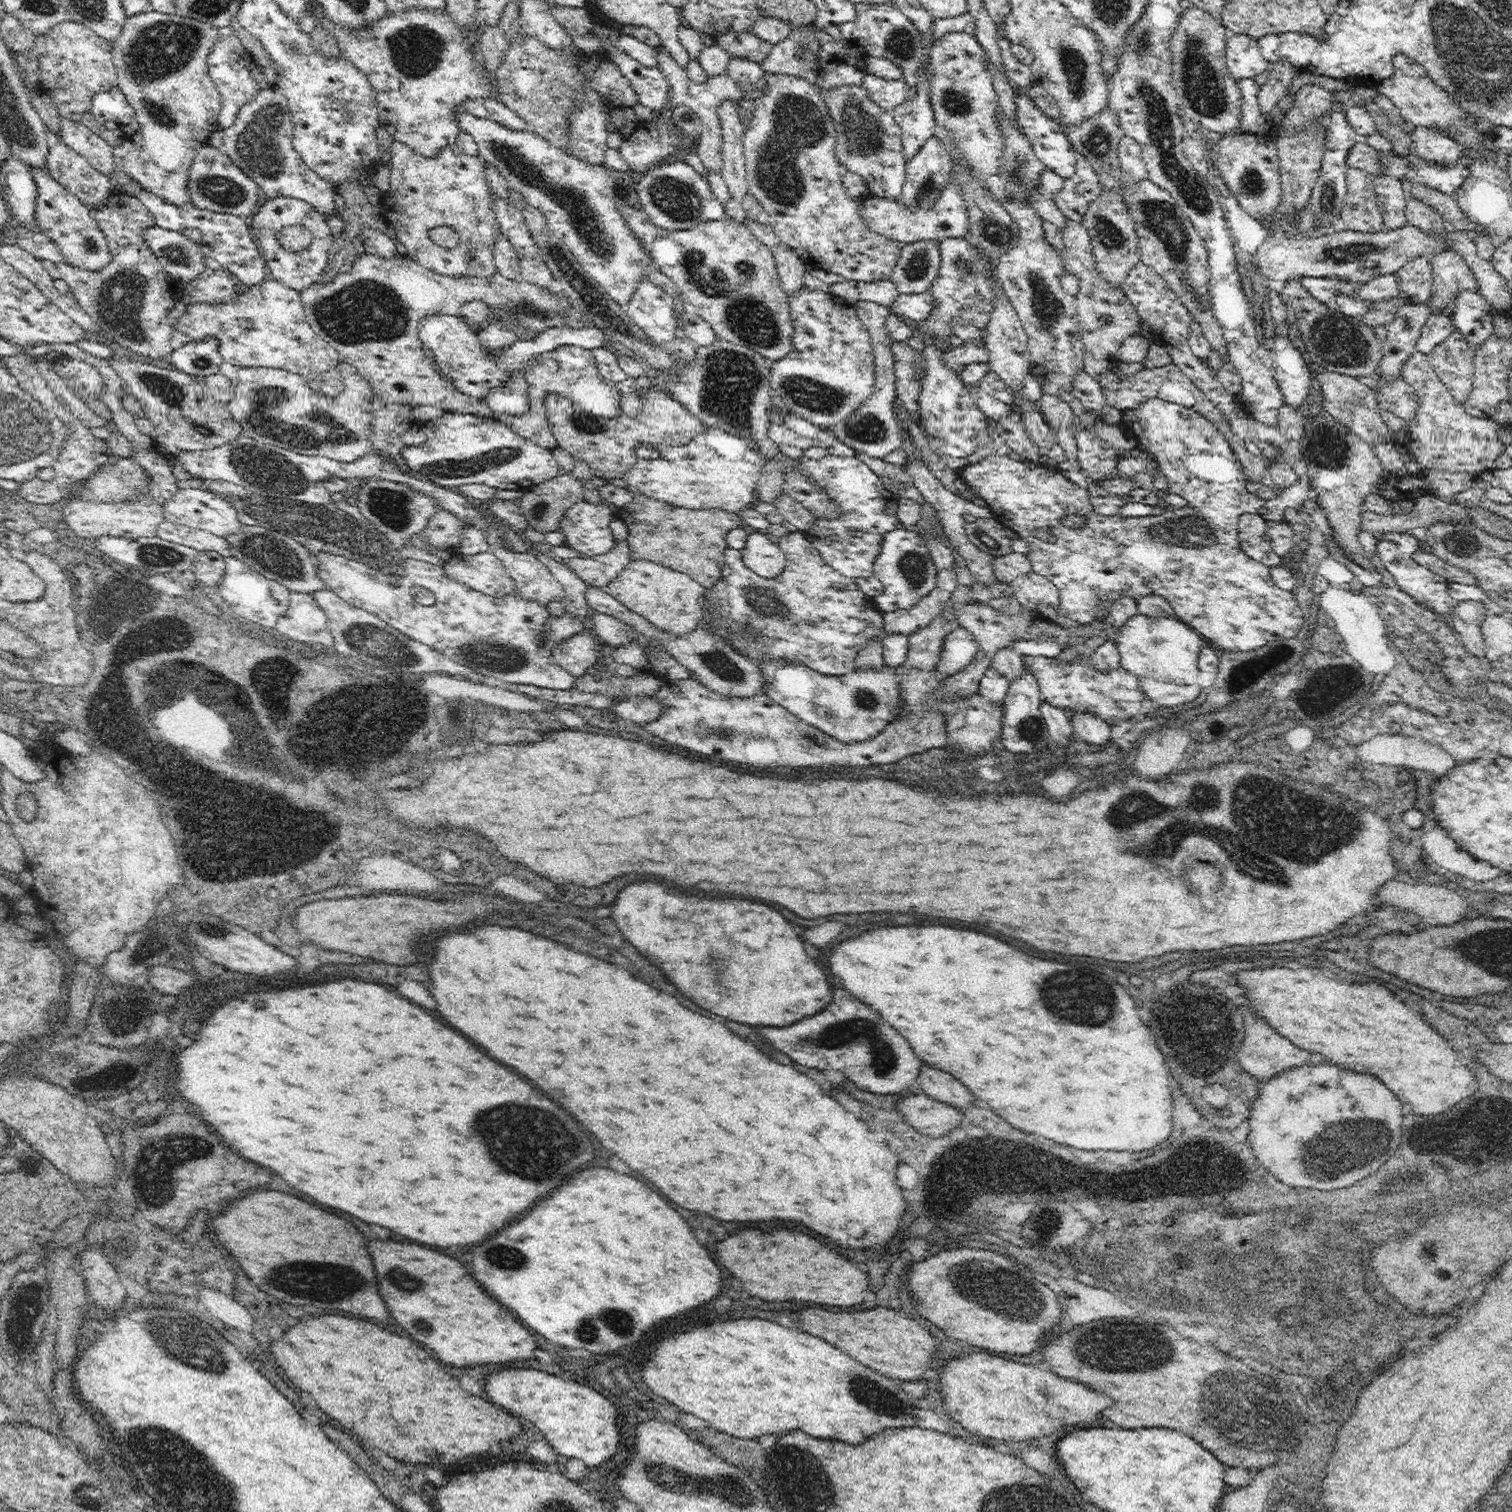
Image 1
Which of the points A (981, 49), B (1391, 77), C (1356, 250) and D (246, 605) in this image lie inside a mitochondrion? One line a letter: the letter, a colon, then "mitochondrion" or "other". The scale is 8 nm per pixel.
A: other
B: other
C: mitochondrion
D: other

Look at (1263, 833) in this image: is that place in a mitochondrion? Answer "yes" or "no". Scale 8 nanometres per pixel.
yes

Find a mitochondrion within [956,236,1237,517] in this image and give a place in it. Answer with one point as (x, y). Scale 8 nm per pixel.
(1048, 312)

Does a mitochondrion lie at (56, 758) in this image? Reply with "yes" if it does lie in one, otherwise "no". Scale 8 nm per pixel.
no

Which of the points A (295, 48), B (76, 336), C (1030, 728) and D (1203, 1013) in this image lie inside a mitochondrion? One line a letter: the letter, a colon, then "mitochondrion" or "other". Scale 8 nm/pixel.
A: mitochondrion
B: other
C: mitochondrion
D: mitochondrion

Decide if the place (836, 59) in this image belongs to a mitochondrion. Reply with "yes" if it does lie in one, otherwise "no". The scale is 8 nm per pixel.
no

